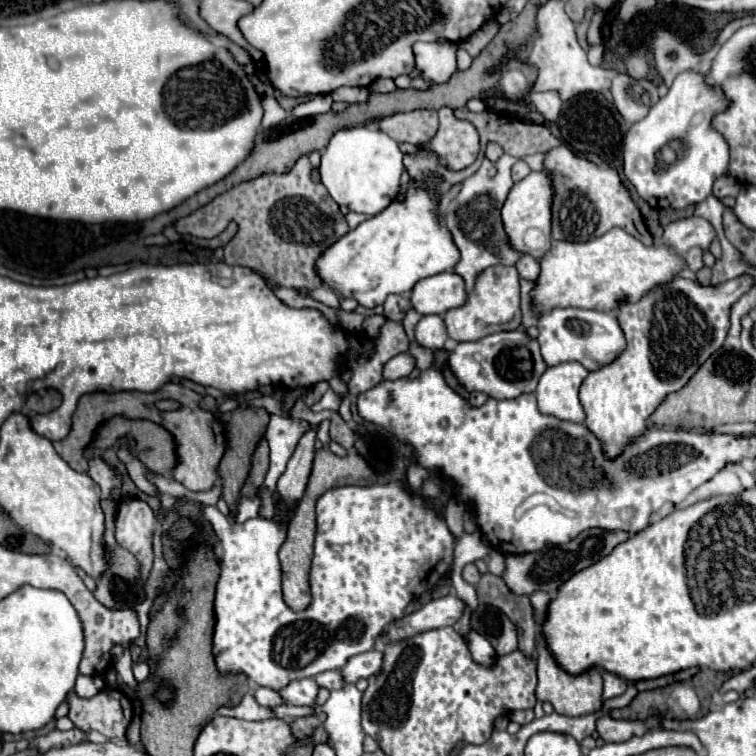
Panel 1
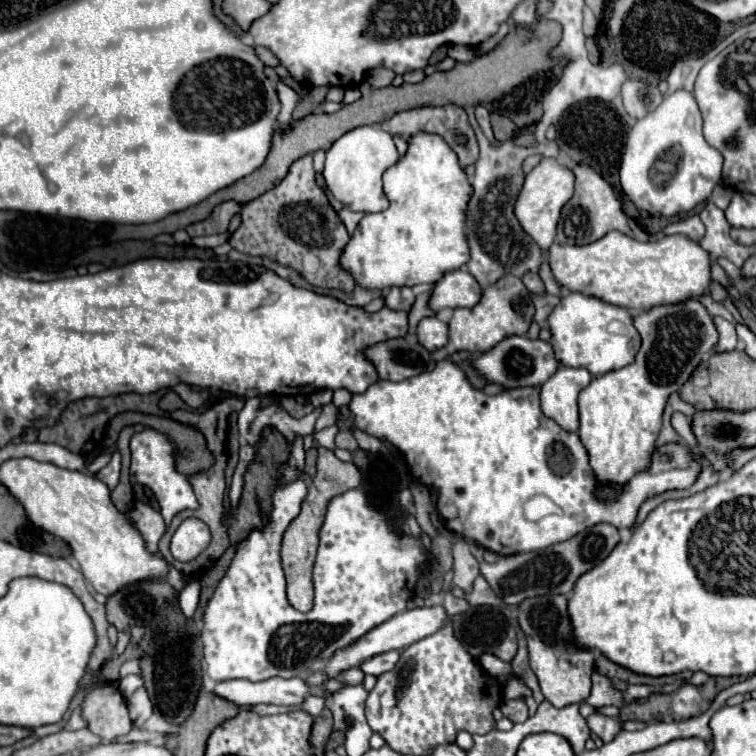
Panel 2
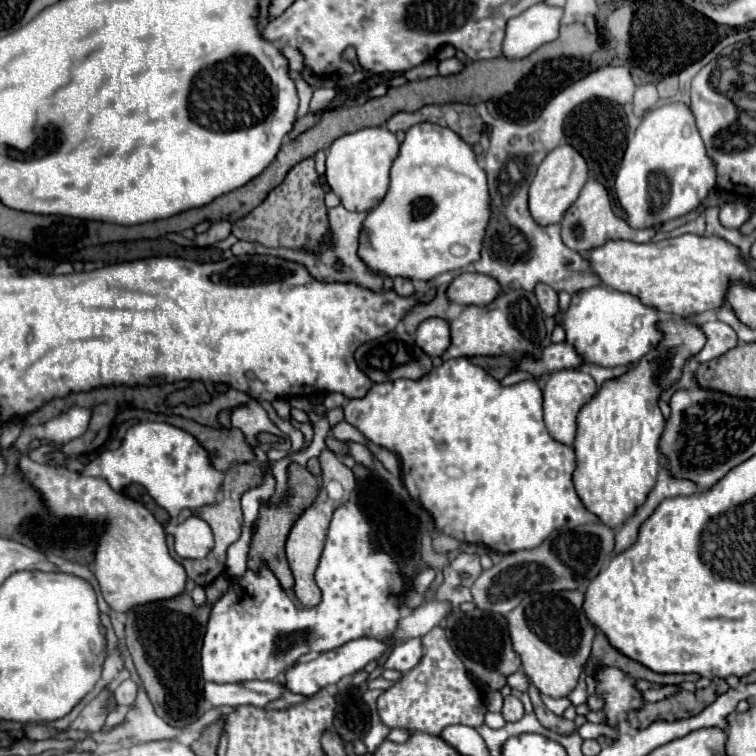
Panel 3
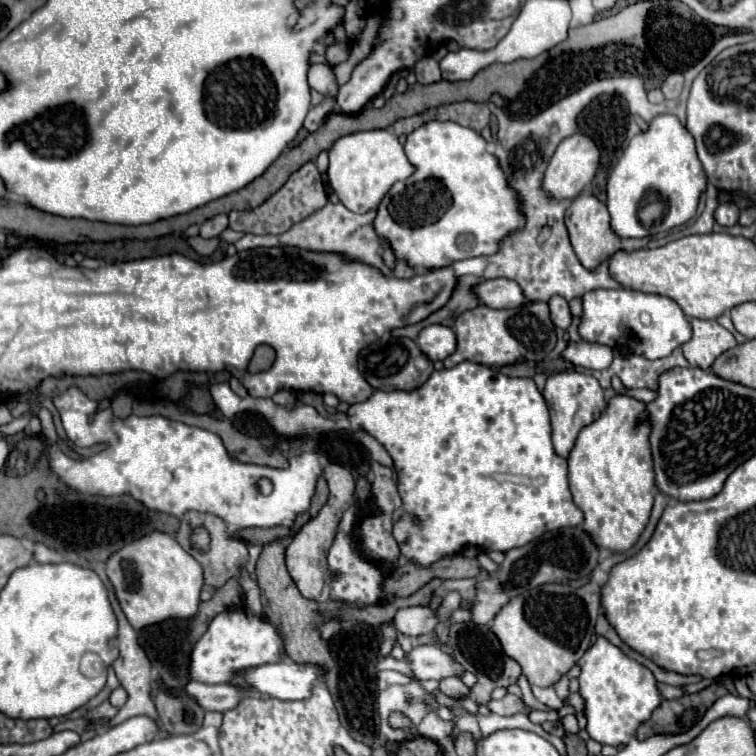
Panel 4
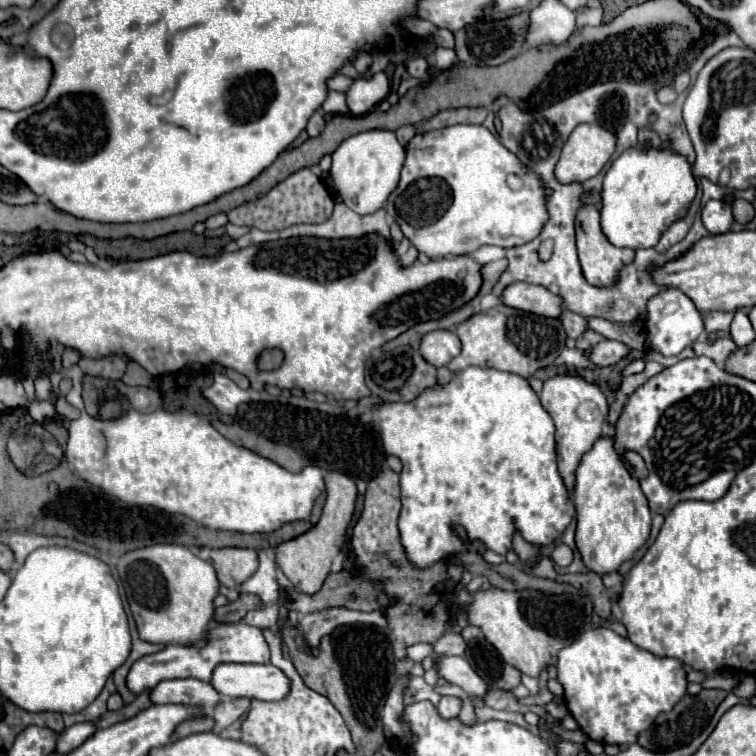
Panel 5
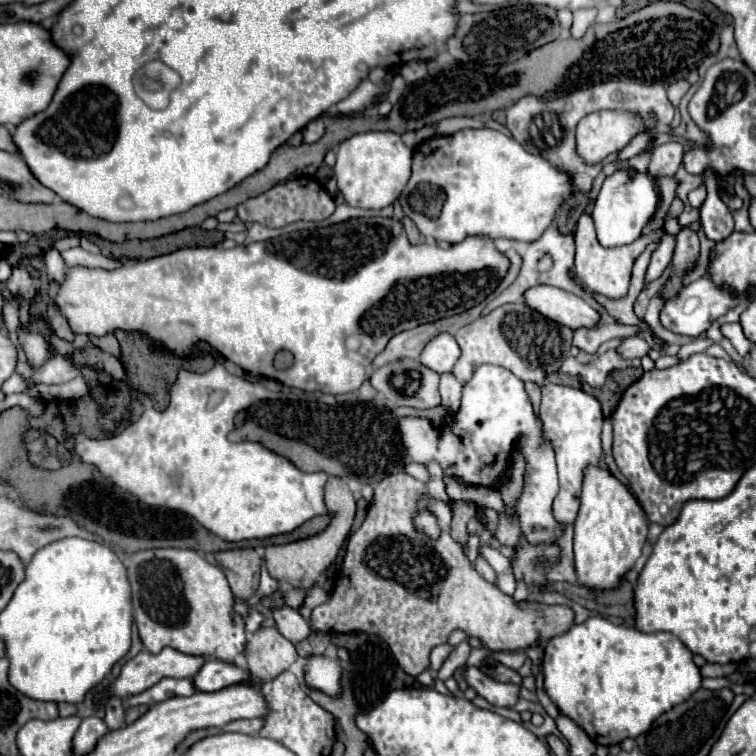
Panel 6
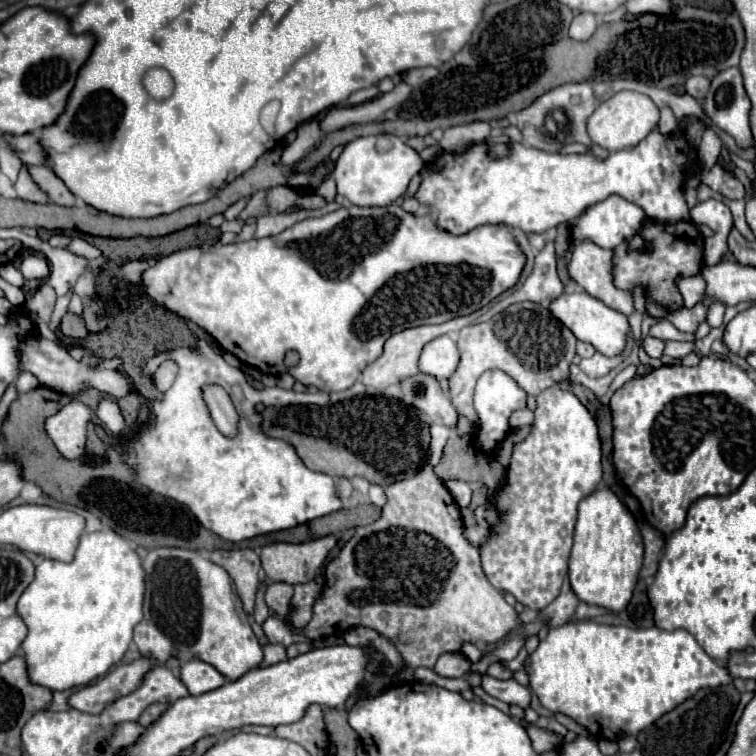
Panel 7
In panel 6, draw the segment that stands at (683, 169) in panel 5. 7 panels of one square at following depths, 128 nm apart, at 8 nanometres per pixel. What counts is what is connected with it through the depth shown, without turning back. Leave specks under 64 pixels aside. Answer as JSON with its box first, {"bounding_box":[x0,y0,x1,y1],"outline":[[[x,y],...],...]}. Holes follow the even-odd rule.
{"bounding_box":[592,166,676,286],"outline":[[[626,166],[622,170],[616,170],[610,174],[596,198],[592,218],[598,234],[598,242],[604,248],[614,248],[633,243],[637,240],[642,232],[641,230],[650,222],[654,212],[660,206],[660,198],[654,192],[654,180],[646,172],[638,172],[632,166]],[[665,234],[656,250],[652,253],[650,265],[645,274],[645,286],[658,279],[670,263],[676,245],[676,237]]]}

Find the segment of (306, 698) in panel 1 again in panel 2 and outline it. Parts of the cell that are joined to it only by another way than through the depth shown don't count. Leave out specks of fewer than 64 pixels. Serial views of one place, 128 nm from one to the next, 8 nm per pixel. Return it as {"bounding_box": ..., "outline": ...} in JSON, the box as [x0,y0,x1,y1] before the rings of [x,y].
{"bounding_box":[214,678,312,706],"outline":[[[268,678],[264,682],[250,680],[226,680],[218,682],[214,694],[238,704],[238,706],[254,706],[254,704],[282,704],[282,706],[300,706],[312,688],[304,684],[304,678]]]}

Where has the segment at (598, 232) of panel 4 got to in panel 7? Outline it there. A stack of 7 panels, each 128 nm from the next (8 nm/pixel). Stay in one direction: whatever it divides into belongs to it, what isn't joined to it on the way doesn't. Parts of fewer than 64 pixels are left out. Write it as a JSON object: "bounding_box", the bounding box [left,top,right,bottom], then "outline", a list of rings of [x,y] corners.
{"bounding_box":[568,240,634,316],"outline":[[[590,240],[574,244],[572,262],[568,266],[570,276],[594,298],[606,306],[630,316],[634,312],[632,292],[620,290],[614,284],[614,250],[604,250]]]}

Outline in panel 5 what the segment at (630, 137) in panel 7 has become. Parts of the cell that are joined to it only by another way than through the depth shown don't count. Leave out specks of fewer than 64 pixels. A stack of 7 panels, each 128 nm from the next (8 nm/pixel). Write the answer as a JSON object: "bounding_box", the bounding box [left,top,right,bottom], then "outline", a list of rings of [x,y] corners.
{"bounding_box":[556,124,616,184],"outline":[[[580,124],[570,134],[556,162],[556,178],[560,184],[586,182],[596,176],[614,154],[616,134],[598,124]]]}

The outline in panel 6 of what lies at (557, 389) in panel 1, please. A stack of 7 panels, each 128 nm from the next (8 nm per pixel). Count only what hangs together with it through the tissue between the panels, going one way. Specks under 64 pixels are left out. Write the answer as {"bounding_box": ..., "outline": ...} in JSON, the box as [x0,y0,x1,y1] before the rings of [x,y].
{"bounding_box":[540,382,604,524],"outline":[[[548,382],[542,386],[540,418],[544,422],[544,436],[554,446],[558,476],[560,476],[560,494],[554,500],[554,516],[558,522],[570,524],[574,522],[578,506],[580,506],[582,470],[588,464],[598,464],[602,456],[602,446],[600,446],[600,430],[602,430],[602,420],[604,420],[602,406],[592,394],[580,388]]]}

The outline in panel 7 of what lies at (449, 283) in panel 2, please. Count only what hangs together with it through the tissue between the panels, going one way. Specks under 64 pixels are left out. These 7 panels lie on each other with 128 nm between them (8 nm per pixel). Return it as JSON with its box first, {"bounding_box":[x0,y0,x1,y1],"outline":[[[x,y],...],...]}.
{"bounding_box":[550,292,628,356],"outline":[[[564,292],[550,300],[550,312],[556,316],[566,328],[574,332],[574,336],[582,342],[590,342],[598,352],[604,356],[616,356],[622,352],[626,334],[628,334],[628,318],[612,308],[608,308],[604,302],[588,296],[586,292]]]}

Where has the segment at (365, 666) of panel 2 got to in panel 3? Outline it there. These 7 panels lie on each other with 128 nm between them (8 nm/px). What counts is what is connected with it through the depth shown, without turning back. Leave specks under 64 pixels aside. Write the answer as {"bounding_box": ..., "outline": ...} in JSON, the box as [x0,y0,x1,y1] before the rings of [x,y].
{"bounding_box":[382,638,422,672],"outline":[[[410,638],[402,644],[398,644],[390,656],[384,660],[382,668],[390,668],[390,670],[398,670],[398,672],[406,672],[410,668],[414,668],[418,664],[422,656],[422,646],[420,646],[420,638]]]}

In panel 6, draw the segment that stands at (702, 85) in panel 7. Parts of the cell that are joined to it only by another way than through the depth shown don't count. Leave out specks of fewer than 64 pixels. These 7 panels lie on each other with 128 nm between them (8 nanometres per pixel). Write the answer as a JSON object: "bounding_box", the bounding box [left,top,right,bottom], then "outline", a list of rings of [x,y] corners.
{"bounding_box":[668,80,690,106],"outline":[[[678,80],[678,82],[674,82],[674,84],[668,88],[668,100],[672,102],[672,106],[678,106],[678,104],[680,104],[680,100],[682,100],[682,96],[688,92],[688,88],[690,88],[690,84],[688,84],[686,80]]]}

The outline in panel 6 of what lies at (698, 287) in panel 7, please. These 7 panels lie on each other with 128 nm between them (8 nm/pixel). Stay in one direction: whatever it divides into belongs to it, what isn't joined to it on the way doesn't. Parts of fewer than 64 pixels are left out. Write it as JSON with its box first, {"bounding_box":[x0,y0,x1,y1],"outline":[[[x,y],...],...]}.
{"bounding_box":[662,228,700,300],"outline":[[[682,228],[676,236],[676,250],[674,250],[674,258],[672,258],[674,270],[672,270],[672,276],[670,276],[664,292],[662,292],[666,300],[672,298],[682,288],[680,280],[682,280],[684,272],[696,262],[698,248],[700,248],[698,234],[692,228]]]}

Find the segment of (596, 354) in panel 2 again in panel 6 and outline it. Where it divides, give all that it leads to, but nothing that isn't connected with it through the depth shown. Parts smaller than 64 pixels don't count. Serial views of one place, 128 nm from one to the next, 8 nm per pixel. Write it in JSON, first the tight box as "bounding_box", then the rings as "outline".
{"bounding_box":[660,276,744,338],"outline":[[[702,276],[700,280],[684,286],[674,298],[670,298],[662,312],[660,312],[660,322],[666,330],[680,334],[680,336],[688,336],[688,338],[698,338],[702,332],[706,332],[710,328],[710,324],[720,318],[722,314],[726,314],[728,308],[740,304],[744,300],[744,296],[732,296],[724,290],[718,290],[718,286],[714,286],[714,282],[708,276]]]}

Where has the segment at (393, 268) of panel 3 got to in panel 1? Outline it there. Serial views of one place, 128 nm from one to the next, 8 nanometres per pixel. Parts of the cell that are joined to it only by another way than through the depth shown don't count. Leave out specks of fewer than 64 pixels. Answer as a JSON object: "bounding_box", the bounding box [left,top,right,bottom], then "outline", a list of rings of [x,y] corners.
{"bounding_box":[316,176,460,310],"outline":[[[430,176],[430,190],[420,188],[416,182],[410,182],[408,194],[404,202],[394,200],[386,210],[380,214],[364,220],[358,224],[358,228],[344,234],[340,240],[336,240],[330,248],[326,248],[316,258],[316,276],[320,276],[320,282],[332,288],[342,298],[354,298],[360,306],[372,310],[376,306],[382,306],[388,294],[404,294],[414,288],[416,282],[452,270],[454,264],[460,260],[460,254],[452,242],[450,232],[438,222],[438,202],[434,200],[434,186],[438,184],[436,176]]]}

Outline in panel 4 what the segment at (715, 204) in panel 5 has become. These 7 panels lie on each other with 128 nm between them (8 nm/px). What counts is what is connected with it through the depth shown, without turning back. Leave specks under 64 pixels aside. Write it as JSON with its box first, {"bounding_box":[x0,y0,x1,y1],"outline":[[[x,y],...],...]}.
{"bounding_box":[714,202,740,226],"outline":[[[728,202],[728,204],[720,204],[714,212],[714,218],[718,224],[722,226],[734,226],[738,224],[738,218],[740,218],[740,210],[736,208],[736,204]]]}

